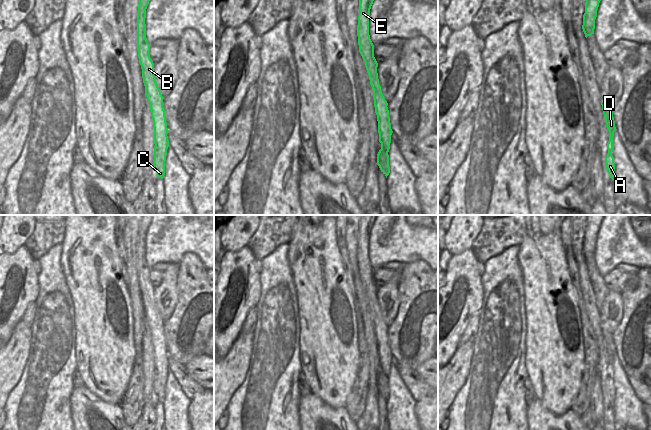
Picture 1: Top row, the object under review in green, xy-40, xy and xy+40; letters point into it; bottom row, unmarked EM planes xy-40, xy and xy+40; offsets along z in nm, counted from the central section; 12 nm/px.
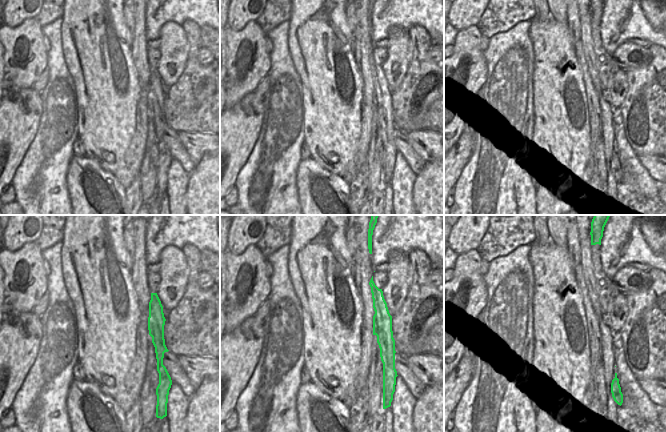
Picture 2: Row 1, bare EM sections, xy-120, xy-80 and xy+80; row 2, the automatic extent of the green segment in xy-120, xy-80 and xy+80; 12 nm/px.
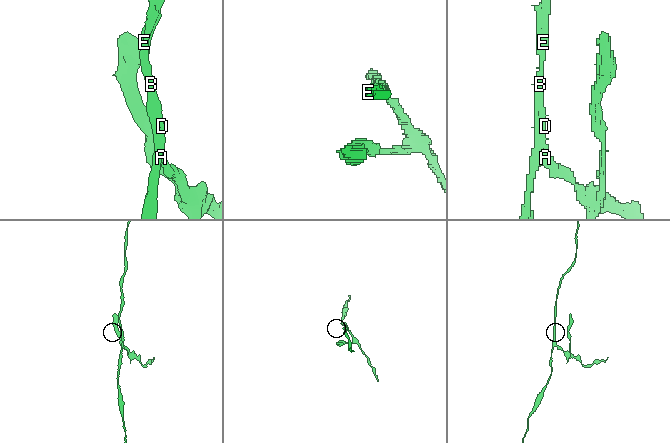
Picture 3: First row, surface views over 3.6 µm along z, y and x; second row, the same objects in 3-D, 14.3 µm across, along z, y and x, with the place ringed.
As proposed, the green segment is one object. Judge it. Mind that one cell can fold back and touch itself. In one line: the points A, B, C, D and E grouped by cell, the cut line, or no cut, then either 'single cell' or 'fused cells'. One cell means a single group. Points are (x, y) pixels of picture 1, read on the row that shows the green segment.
groups A / B C D E; cut xy (381, 148), (387, 153); fused cells

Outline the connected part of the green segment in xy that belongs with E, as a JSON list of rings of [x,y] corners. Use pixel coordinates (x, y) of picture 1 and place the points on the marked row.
[[[359,0],[357,36],[359,52],[365,62],[370,85],[373,89],[374,107],[378,121],[379,142],[381,143],[381,149],[384,149],[388,153],[393,131],[391,129],[389,110],[387,107],[388,103],[382,94],[381,86],[379,84],[377,73],[378,63],[374,57],[374,45],[369,35],[370,9],[373,1],[374,0]]]

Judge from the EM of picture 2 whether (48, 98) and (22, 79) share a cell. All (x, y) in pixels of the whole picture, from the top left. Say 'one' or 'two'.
two

